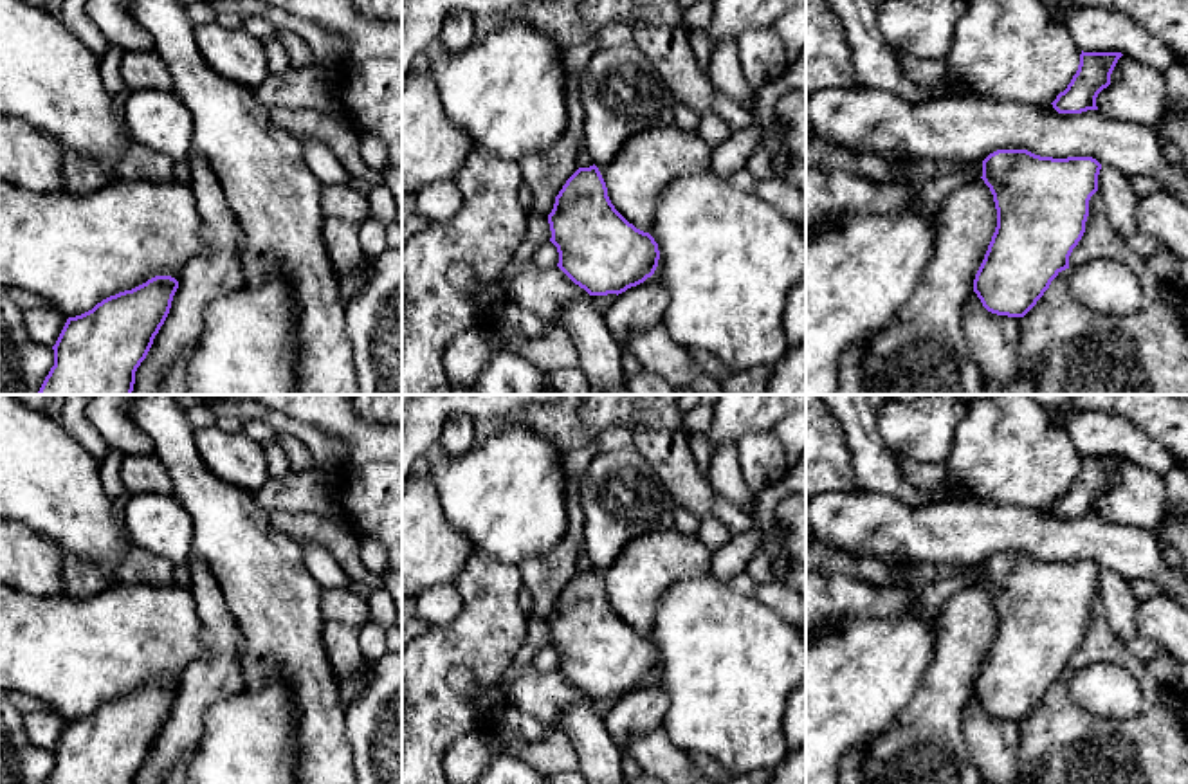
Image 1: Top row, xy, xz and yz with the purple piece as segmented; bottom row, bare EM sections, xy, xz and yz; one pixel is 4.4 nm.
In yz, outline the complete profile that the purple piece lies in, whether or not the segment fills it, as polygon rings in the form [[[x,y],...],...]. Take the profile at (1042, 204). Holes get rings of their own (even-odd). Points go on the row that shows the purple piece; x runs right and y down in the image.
[[[997,150],[982,160],[981,178],[993,195],[997,227],[975,274],[973,292],[988,312],[1024,317],[1051,281],[1069,269],[1069,256],[1085,232],[1100,169],[1092,157],[1053,159],[1028,150]]]

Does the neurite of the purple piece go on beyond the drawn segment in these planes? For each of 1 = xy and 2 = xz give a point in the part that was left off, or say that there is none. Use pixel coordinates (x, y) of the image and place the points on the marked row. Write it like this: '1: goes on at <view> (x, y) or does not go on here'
1: does not go on here
2: does not go on here

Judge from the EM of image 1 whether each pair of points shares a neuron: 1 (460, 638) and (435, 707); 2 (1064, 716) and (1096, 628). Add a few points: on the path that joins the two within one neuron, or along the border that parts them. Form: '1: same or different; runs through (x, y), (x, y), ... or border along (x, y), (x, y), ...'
1: same; runs through (444, 655), (435, 664), (435, 691)
2: same; runs through (1062, 694), (1062, 680), (1089, 649)

